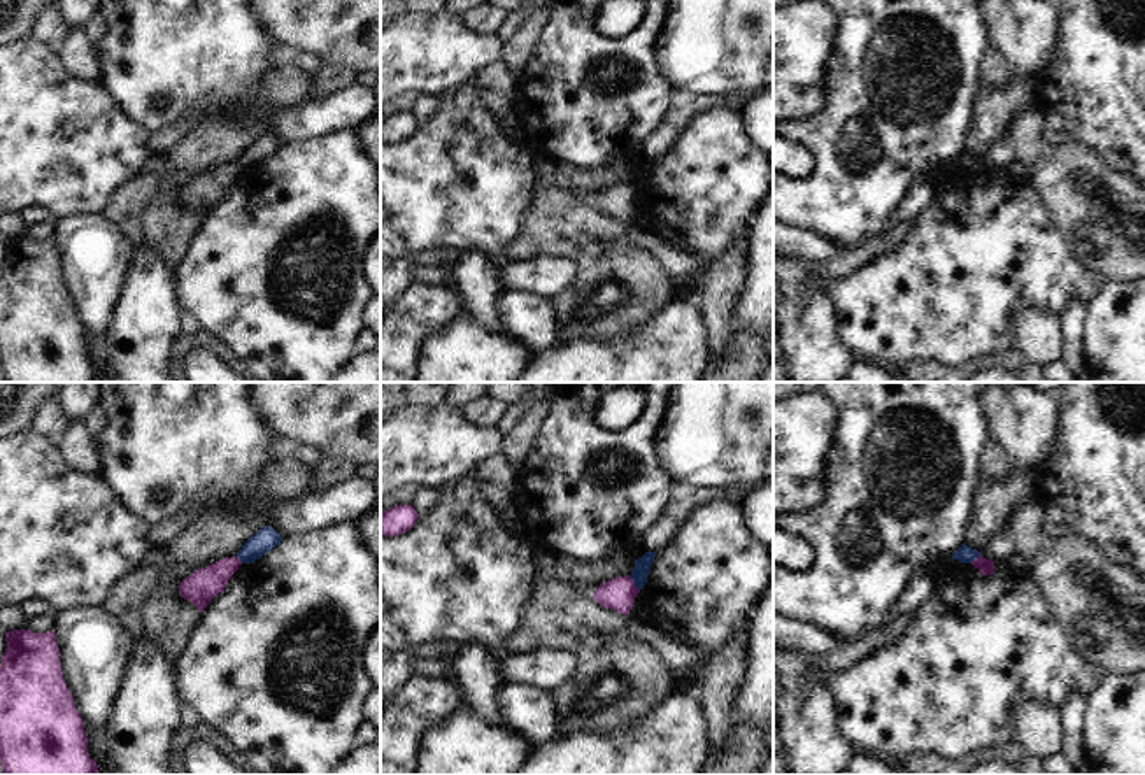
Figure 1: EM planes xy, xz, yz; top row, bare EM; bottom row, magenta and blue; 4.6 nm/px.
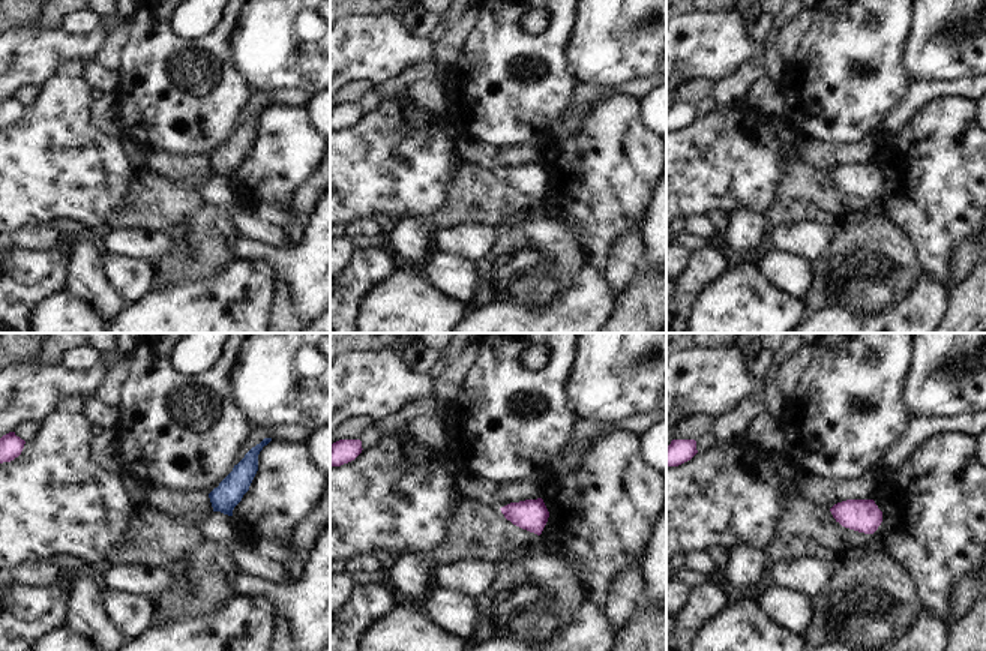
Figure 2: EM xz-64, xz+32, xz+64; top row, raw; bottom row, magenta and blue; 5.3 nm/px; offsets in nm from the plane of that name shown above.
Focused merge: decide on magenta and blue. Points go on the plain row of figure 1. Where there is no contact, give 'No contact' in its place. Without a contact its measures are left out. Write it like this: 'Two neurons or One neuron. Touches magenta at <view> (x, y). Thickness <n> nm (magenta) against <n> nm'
Two neurons. Touches magenta at xz (633, 191). Thickness 150 nm (magenta) against 80 nm.

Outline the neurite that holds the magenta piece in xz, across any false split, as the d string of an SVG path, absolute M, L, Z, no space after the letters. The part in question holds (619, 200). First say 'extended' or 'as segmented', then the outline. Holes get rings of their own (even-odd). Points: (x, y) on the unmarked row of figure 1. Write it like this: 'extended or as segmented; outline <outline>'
as segmented; outline M628 182L615 184L608 189L600 191L591 205L605 216L612 216L619 221L628 223L638 200L640 198L635 193L635 188L631 182Z

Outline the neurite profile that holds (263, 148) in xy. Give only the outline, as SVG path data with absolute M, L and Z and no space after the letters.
M263 133L242 153L242 156L237 160L237 165L242 170L254 170L275 153L279 153L281 147L281 142L274 135Z

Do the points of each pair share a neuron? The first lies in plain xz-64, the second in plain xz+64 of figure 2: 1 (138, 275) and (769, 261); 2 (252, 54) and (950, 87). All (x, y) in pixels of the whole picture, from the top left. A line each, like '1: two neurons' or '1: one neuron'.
1: one neuron
2: two neurons

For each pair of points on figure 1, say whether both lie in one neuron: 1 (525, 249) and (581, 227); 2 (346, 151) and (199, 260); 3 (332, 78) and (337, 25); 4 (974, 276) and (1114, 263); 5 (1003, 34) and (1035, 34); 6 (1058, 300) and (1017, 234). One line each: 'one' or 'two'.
1: one
2: one
3: two
4: two
5: one
6: one

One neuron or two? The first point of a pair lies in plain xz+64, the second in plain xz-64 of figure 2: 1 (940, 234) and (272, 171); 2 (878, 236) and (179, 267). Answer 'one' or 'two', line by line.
1: one
2: one

